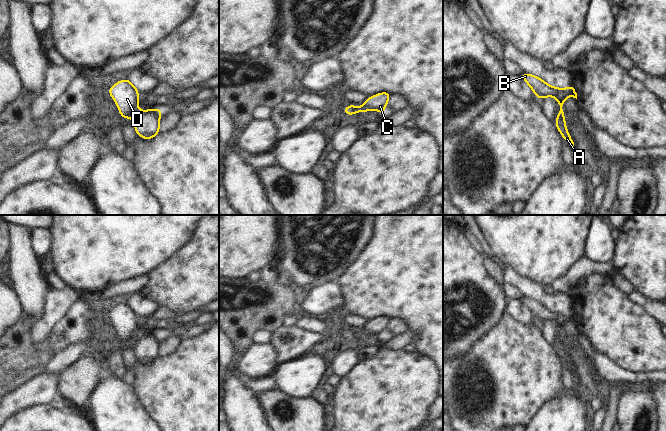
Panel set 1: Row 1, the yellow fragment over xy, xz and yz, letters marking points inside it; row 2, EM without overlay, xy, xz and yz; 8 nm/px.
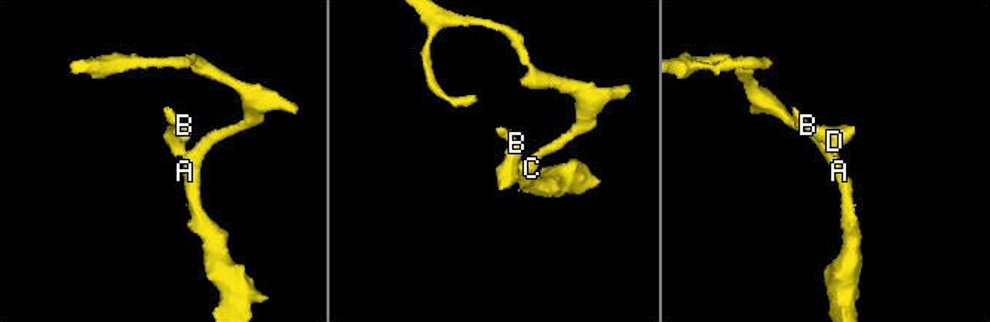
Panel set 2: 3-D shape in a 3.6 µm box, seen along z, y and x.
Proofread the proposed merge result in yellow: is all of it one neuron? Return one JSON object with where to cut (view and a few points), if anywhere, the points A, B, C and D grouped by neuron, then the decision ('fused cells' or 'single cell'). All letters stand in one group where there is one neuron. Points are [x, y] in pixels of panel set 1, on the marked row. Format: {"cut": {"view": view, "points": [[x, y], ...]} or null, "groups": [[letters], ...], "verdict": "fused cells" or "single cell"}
{"cut": {"view": "xy", "points": [[138, 111], [133, 117]]}, "groups": [["A", "C"], ["B", "D"]], "verdict": "fused cells"}

